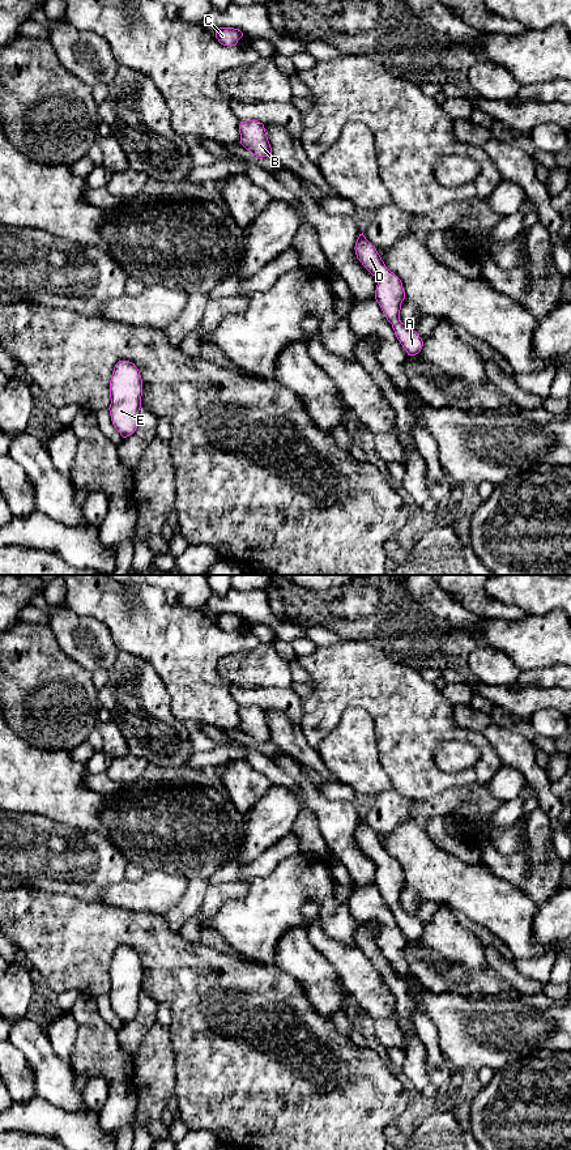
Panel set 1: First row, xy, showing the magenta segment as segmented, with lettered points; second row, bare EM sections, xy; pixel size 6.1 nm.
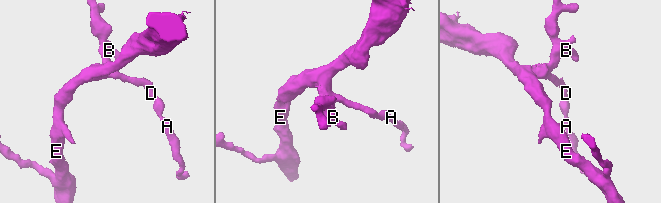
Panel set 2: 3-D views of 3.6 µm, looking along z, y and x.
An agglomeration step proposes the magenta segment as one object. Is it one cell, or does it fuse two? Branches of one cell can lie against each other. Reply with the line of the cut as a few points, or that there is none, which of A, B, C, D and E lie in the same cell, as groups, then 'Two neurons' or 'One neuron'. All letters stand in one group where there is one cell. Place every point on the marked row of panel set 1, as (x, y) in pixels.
No split. Groups: A B C D E. One neuron

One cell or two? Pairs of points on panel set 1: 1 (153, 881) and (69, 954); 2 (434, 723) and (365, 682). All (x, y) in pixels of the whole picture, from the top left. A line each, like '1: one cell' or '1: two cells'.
1: two cells
2: one cell

